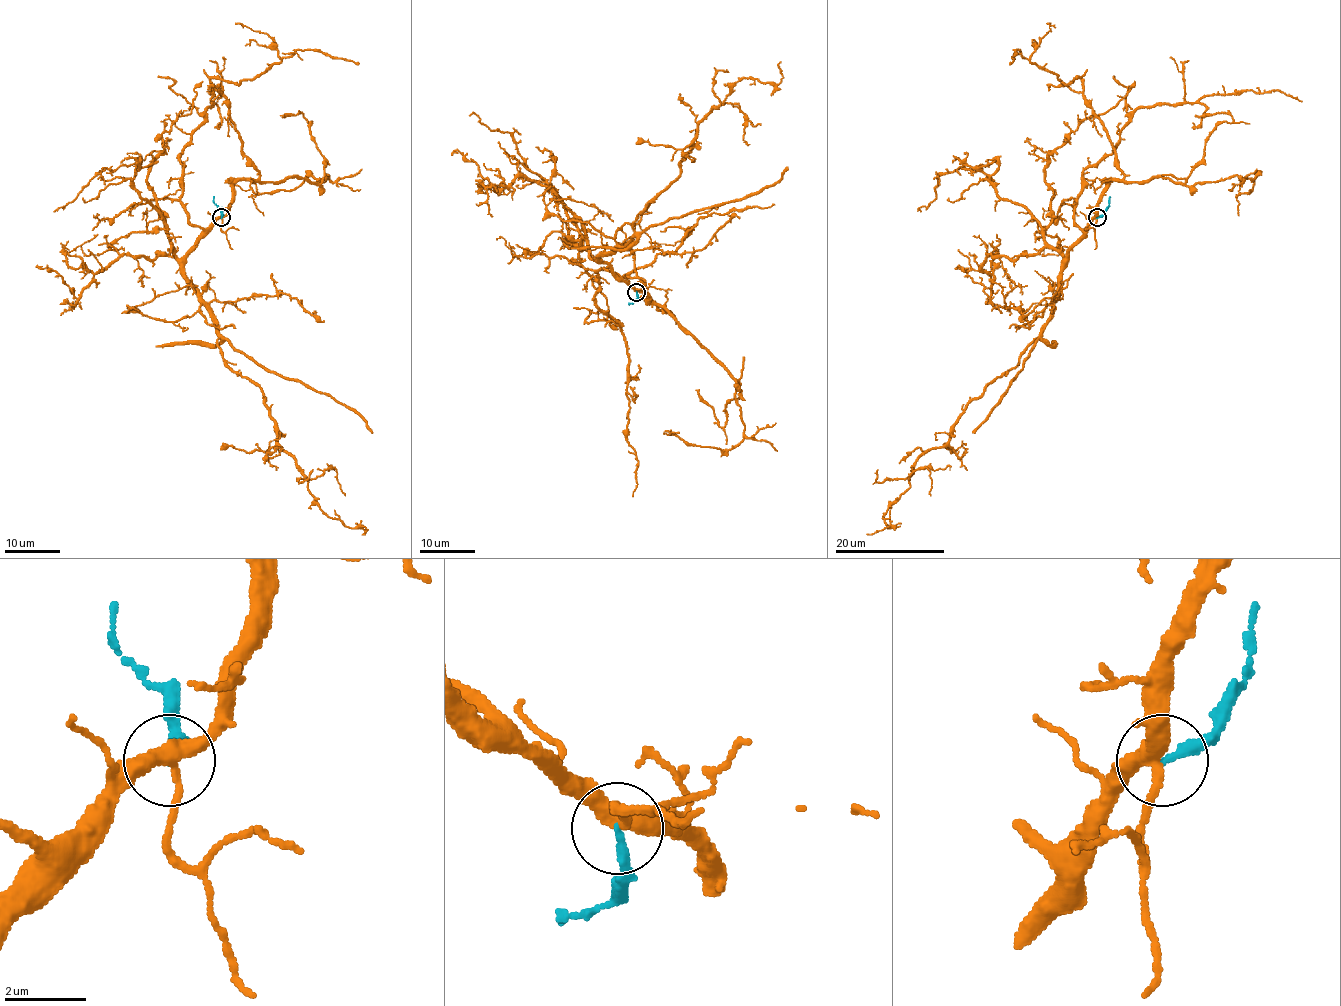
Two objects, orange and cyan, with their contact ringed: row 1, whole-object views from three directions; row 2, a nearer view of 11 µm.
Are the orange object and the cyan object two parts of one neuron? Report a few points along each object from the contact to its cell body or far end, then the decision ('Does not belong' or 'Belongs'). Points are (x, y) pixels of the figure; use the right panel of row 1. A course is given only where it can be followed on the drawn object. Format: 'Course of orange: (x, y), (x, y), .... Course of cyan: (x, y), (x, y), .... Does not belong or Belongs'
Course of orange: (1097, 218), (1069, 251), (1043, 332), (917, 459), (889, 527), (866, 533). Course of cyan: (1097, 218), (1105, 211), (1109, 196). Does not belong

